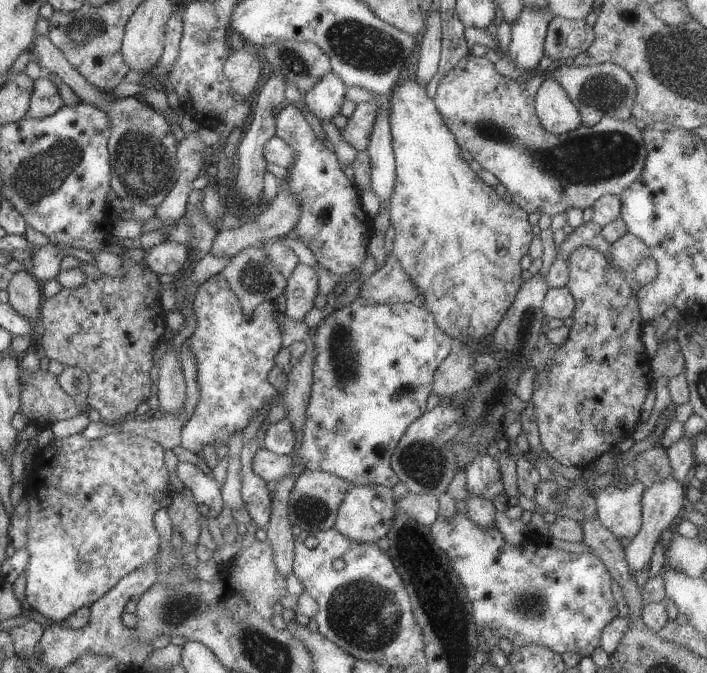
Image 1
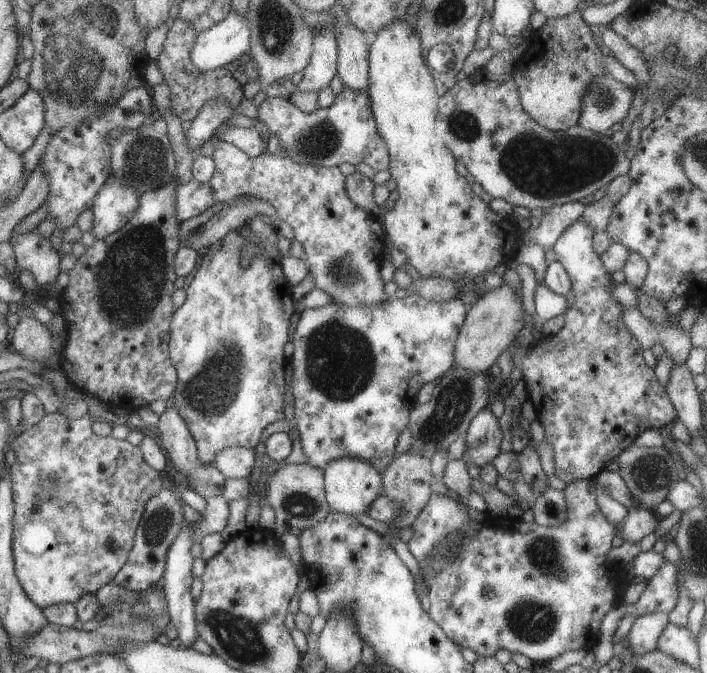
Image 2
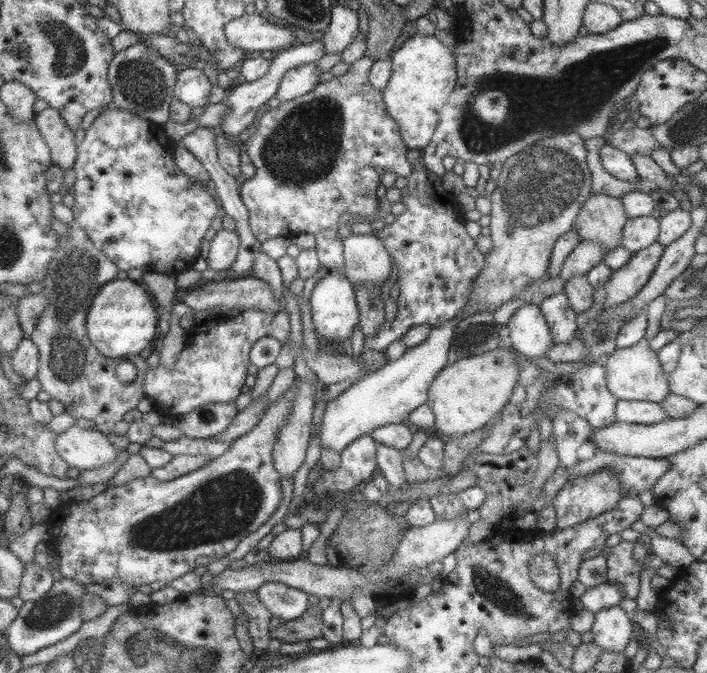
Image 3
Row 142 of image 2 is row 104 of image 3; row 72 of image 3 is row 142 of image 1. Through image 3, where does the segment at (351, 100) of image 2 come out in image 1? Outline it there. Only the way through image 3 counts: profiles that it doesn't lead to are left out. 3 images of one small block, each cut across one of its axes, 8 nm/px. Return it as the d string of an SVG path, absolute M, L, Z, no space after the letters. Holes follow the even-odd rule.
M374 103L356 104L343 129L339 130L341 138L356 152L365 151L367 148L376 110L377 106Z

